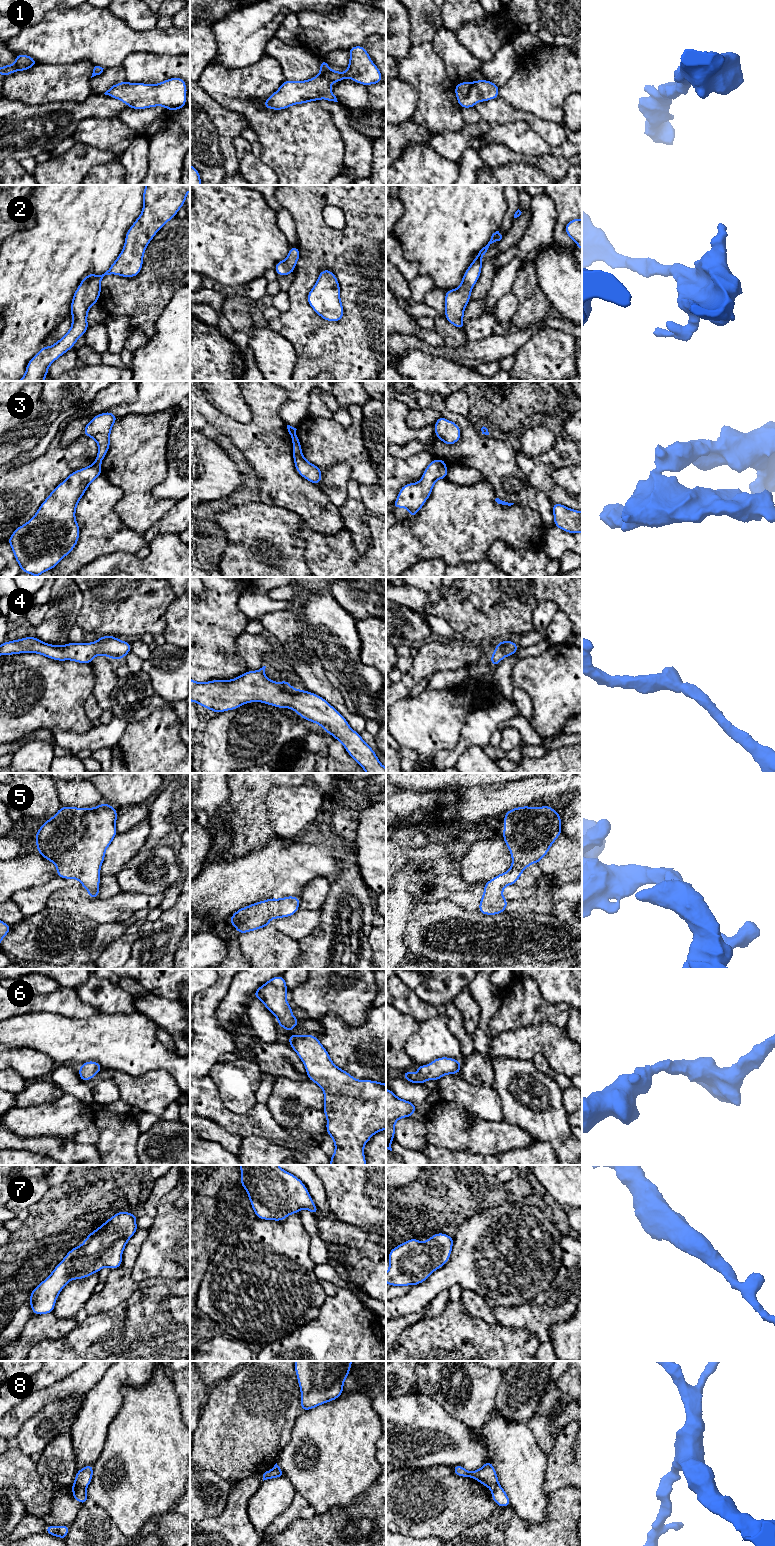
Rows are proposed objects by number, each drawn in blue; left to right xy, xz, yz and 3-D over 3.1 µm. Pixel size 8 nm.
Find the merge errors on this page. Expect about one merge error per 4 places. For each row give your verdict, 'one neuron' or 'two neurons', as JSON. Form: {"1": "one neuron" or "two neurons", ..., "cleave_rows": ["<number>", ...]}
{"1": "one neuron", "2": "one neuron", "3": "two neurons", "4": "one neuron", "5": "one neuron", "6": "one neuron", "7": "one neuron", "8": "two neurons", "cleave_rows": ["3", "8"]}

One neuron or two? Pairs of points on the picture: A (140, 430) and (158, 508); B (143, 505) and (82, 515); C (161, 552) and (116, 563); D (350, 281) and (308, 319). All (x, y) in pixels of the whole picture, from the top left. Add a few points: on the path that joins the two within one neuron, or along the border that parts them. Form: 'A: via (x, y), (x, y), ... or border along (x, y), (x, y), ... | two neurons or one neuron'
A: via (138, 450), (138, 490) | one neuron
B: border along (118, 487), (122, 497), (115, 511), (130, 529) | two neurons
C: via (150, 563), (127, 563) | one neuron
D: via (352, 300), (351, 315), (340, 326), (327, 326) | one neuron

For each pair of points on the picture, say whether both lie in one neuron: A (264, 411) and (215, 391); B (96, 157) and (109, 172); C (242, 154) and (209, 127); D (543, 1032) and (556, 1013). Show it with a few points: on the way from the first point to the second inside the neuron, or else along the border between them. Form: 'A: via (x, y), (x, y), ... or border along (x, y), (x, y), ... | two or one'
A: border along (241, 391), (251, 412), (251, 420), (245, 424) | two
B: border along (118, 159), (96, 164), (86, 174) | two
C: border along (238, 135), (233, 140), (233, 146), (239, 171) | two
D: border along (527, 1025), (548, 1021), (563, 1028) | two

